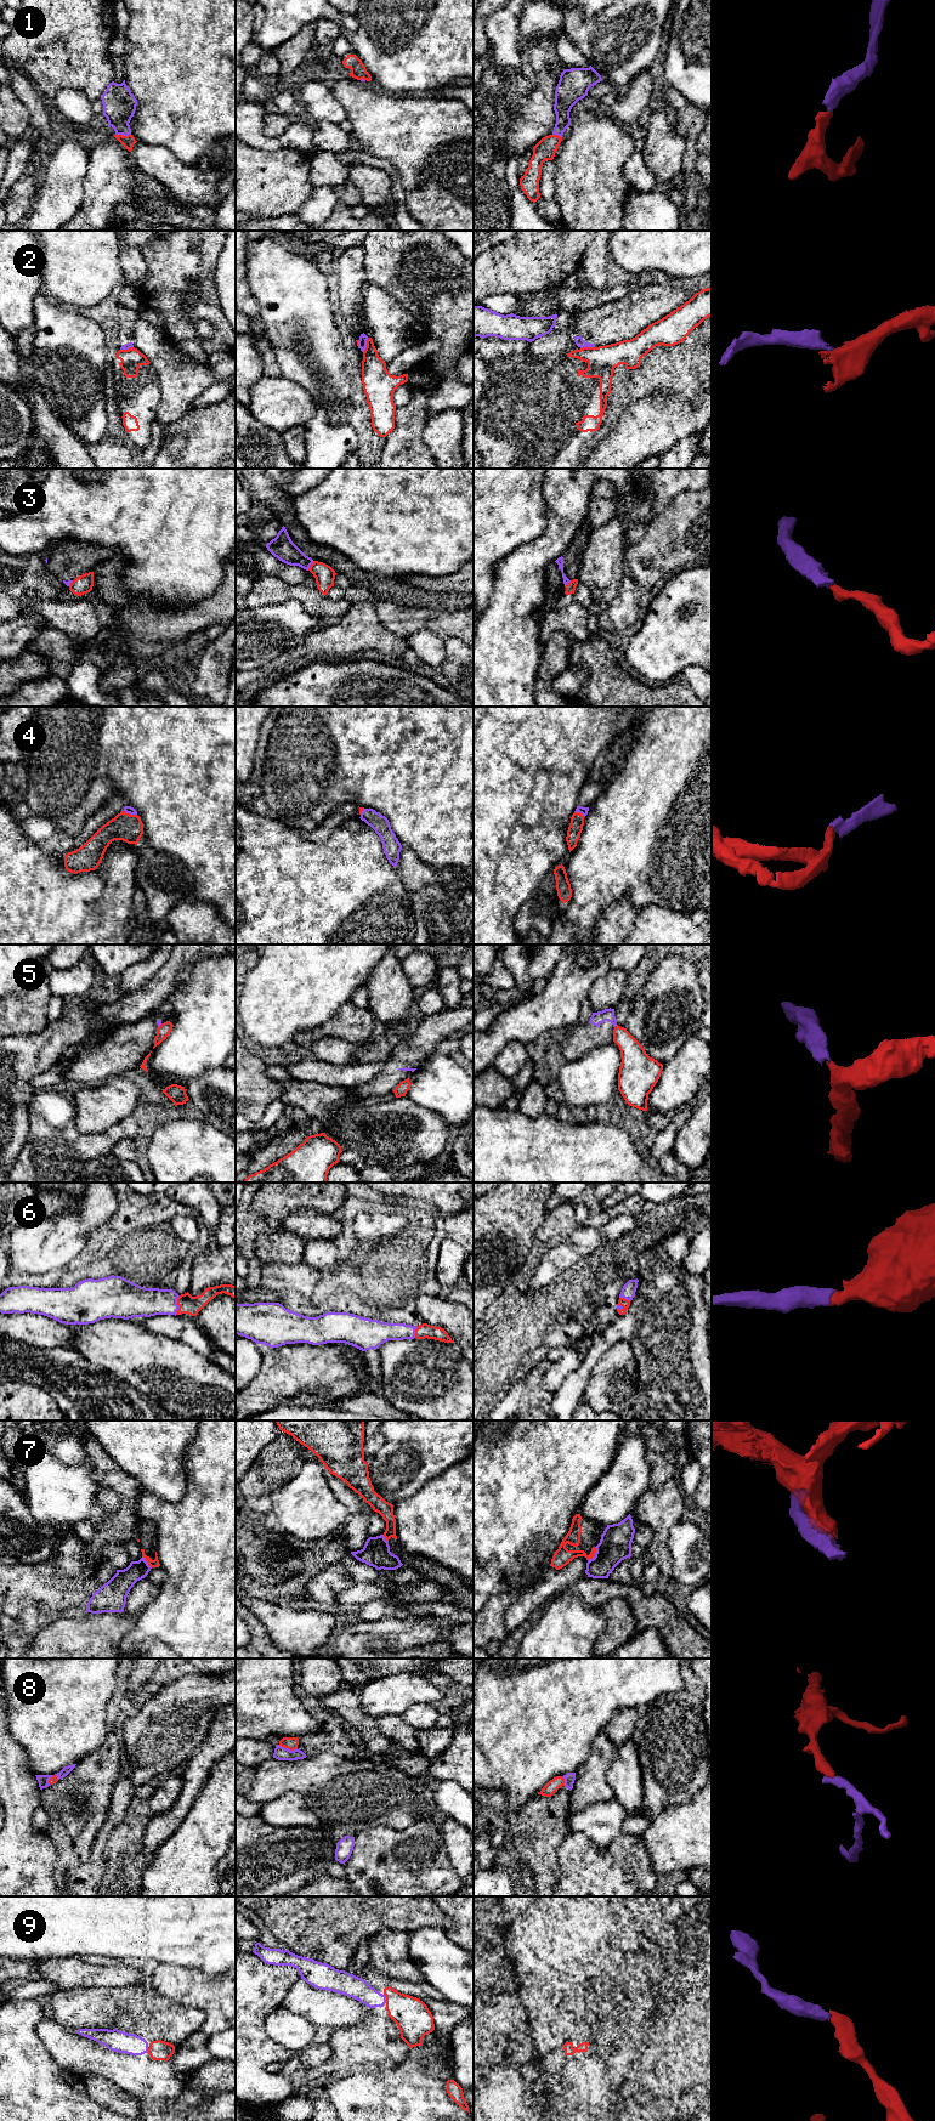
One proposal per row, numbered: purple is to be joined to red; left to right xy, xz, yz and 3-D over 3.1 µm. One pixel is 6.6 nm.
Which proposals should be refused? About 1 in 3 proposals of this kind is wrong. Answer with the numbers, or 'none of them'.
2, 3, 5, 7

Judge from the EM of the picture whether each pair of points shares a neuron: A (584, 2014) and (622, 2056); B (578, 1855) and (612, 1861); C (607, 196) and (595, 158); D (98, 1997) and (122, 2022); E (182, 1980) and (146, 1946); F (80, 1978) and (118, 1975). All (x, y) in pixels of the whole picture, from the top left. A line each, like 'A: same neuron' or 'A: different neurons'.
A: same neuron
B: same neuron
C: same neuron
D: different neurons
E: different neurons
F: same neuron

